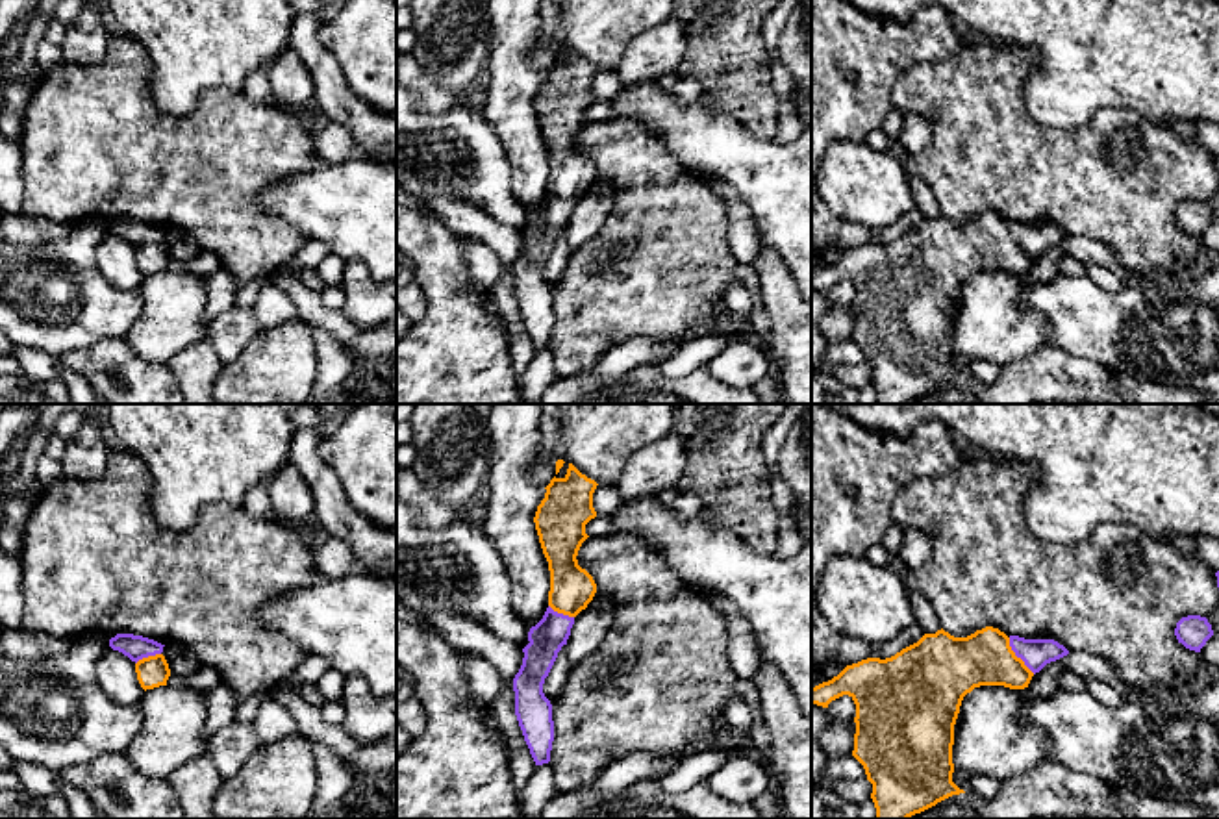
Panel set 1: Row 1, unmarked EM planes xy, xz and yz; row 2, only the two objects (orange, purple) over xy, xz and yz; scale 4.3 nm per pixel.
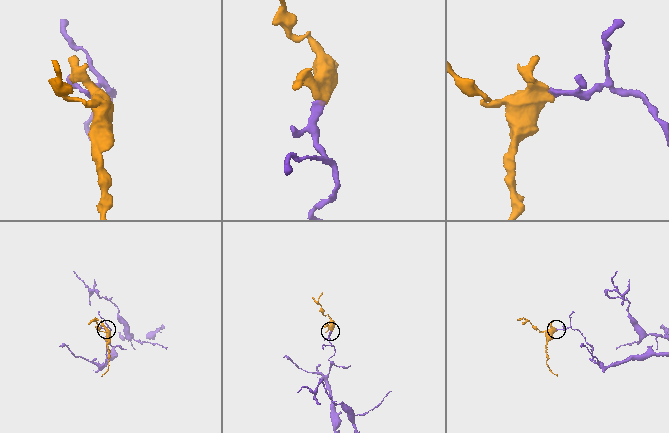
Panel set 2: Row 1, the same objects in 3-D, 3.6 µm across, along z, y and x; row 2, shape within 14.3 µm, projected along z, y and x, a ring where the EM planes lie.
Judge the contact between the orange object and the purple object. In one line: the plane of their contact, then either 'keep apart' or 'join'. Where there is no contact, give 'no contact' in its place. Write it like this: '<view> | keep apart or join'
yz | join

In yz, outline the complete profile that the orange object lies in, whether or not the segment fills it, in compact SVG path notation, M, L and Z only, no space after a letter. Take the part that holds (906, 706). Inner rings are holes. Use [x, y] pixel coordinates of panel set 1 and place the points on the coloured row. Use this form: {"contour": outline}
{"contour": "M986 626L967 637L943 628L891 658L867 658L847 665L837 676L811 687L811 704L828 704L848 695L856 704L852 756L873 784L876 819L910 819L937 802L965 793L952 782L954 724L961 700L980 686L1028 687L1032 676L1069 650L1054 639L1024 639Z"}

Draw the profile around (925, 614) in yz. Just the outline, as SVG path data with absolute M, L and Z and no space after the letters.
M908 587L908 597L913 608L915 621L921 624L924 634L936 634L941 630L939 617L928 598Z

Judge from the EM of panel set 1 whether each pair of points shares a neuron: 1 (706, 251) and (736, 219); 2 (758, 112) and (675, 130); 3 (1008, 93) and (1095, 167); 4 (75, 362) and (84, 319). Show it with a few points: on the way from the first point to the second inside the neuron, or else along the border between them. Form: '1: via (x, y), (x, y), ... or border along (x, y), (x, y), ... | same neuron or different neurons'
1: border along (710, 189), (725, 206), (727, 247), (738, 264) | different neurons
2: border along (703, 93), (712, 110), (769, 138) | different neurons
3: via (1016, 119), (1064, 167), (1069, 167) | same neuron
4: border along (119, 340), (100, 338), (58, 358) | different neurons

